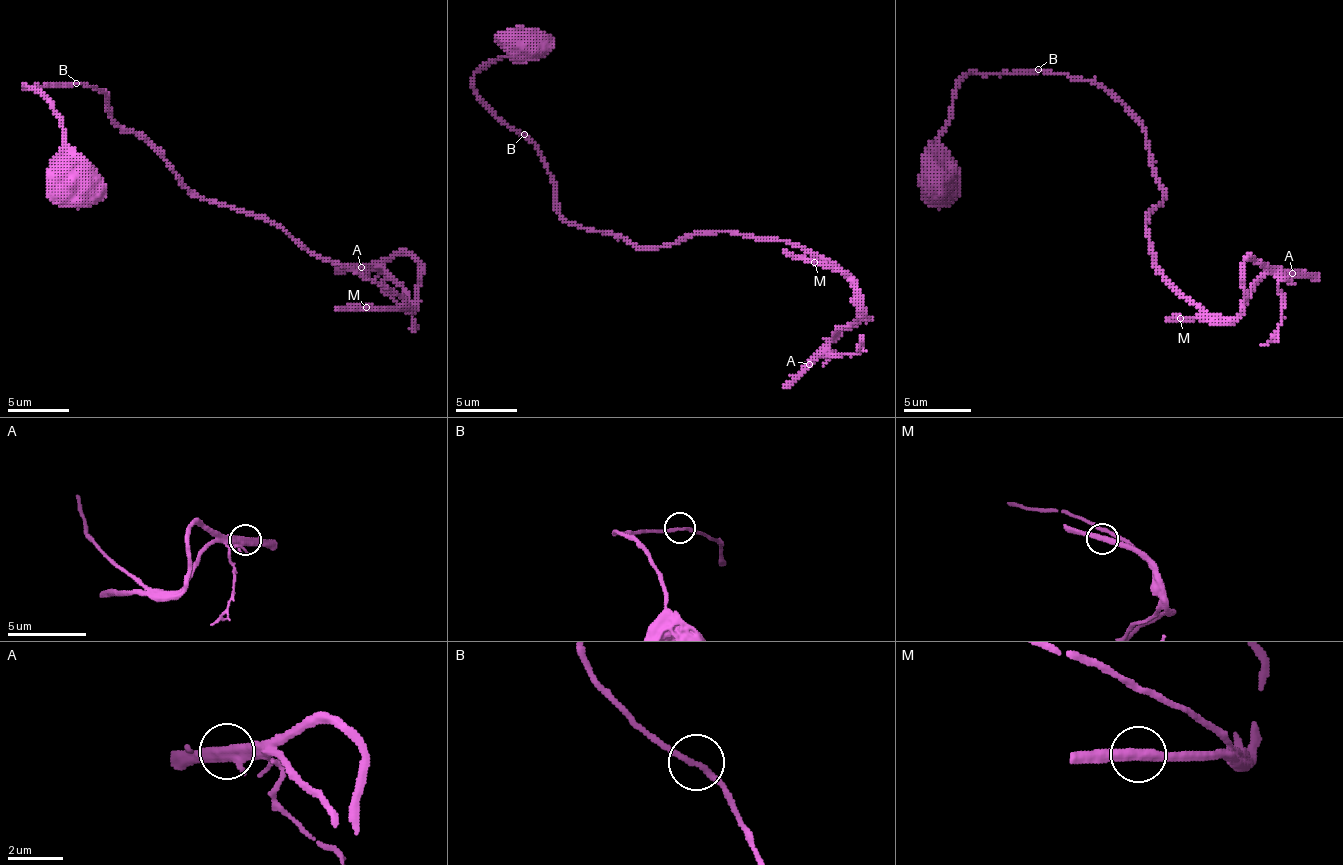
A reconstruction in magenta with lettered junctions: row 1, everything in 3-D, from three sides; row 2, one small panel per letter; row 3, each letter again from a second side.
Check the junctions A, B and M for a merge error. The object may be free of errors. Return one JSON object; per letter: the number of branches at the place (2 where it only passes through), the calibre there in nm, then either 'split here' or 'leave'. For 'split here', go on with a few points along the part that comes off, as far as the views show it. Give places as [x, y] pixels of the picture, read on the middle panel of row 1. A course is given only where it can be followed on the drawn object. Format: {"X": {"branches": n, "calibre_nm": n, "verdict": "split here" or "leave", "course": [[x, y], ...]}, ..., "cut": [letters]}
{"A": {"branches": 2, "calibre_nm": 420, "verdict": "split here", "course": [[808, 363], [857, 323], [866, 320], [866, 314], [860, 308], [860, 293], [839, 271], [793, 259], [783, 250]]}, "B": {"branches": 2, "calibre_nm": 200, "verdict": "leave"}, "M": {"branches": 2, "calibre_nm": 380, "verdict": "leave"}, "cut": ["A"]}

